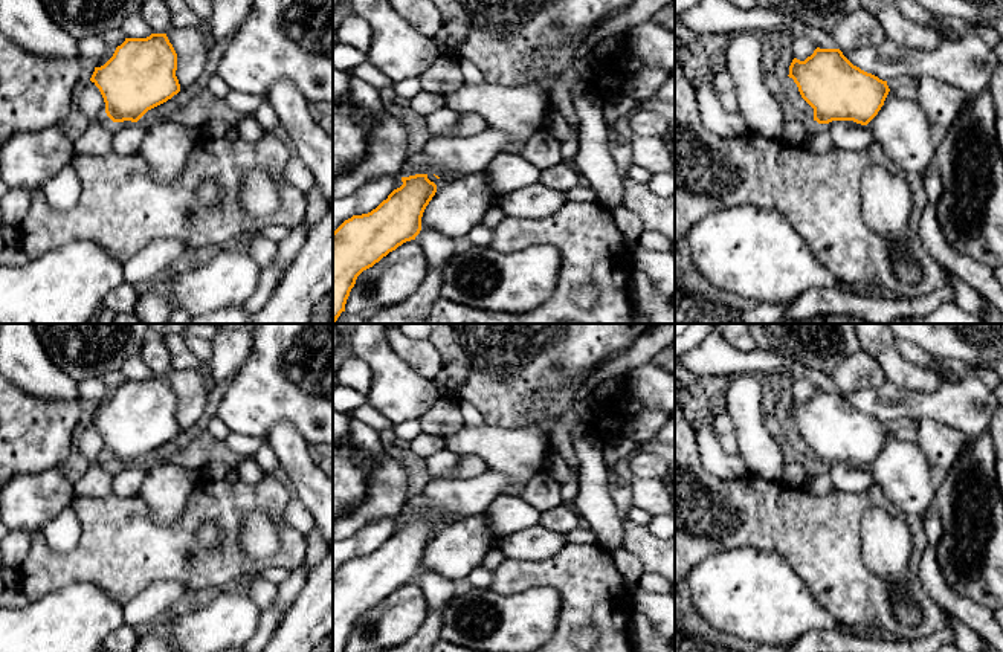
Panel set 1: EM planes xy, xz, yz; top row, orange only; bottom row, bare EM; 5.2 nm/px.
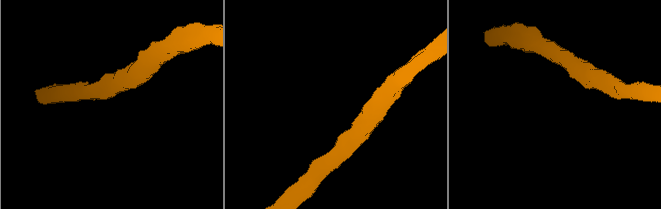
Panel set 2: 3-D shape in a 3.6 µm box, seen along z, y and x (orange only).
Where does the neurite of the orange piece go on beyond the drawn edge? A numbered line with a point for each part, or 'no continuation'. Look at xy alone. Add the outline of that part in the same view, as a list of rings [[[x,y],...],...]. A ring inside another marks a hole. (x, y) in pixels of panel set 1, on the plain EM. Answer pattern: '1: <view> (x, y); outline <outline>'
no continuation

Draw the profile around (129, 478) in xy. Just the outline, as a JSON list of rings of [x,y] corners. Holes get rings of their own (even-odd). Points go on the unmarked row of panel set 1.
[[[124,463],[114,467],[113,495],[118,498],[131,498],[139,495],[145,479],[145,469],[137,464]]]

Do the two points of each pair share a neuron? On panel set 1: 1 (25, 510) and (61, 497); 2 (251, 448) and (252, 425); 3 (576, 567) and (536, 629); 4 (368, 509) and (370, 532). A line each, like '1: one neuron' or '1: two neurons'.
1: one neuron
2: two neurons
3: two neurons
4: two neurons

